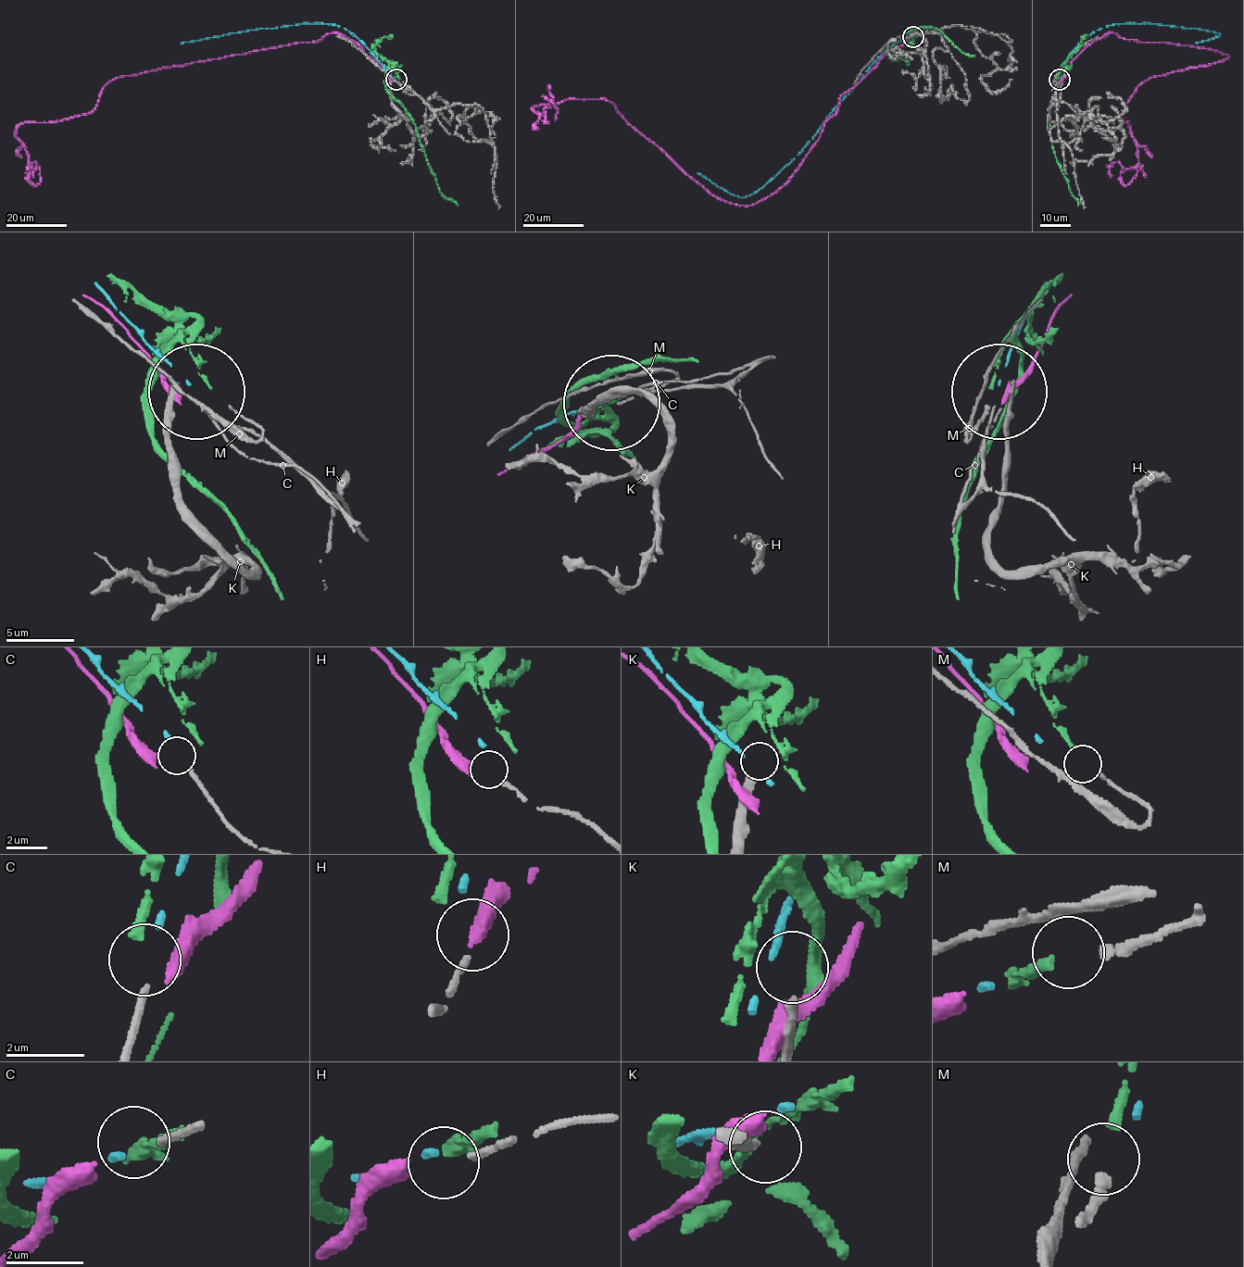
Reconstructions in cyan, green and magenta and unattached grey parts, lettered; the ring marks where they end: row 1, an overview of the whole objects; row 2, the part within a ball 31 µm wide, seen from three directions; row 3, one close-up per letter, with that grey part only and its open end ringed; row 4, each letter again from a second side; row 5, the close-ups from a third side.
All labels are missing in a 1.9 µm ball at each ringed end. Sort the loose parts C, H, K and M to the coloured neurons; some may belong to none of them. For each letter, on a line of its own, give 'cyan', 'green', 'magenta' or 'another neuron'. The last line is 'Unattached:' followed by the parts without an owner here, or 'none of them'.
C: cyan
H: magenta
K: another neuron
M: green
Unattached: K

